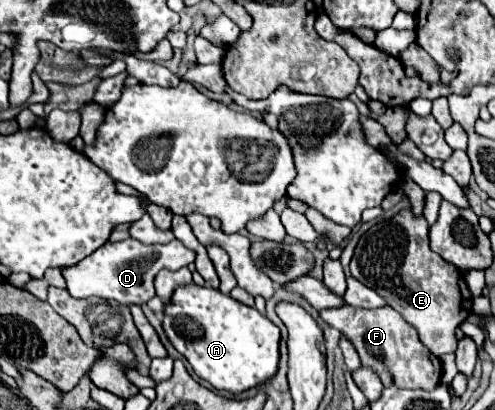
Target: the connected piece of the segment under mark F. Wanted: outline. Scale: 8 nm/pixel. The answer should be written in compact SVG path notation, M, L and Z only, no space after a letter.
M389 305L379 309L335 307L321 309L321 319L339 329L357 349L361 363L377 373L383 385L397 385L401 389L433 391L441 379L441 361L421 343L417 331Z

